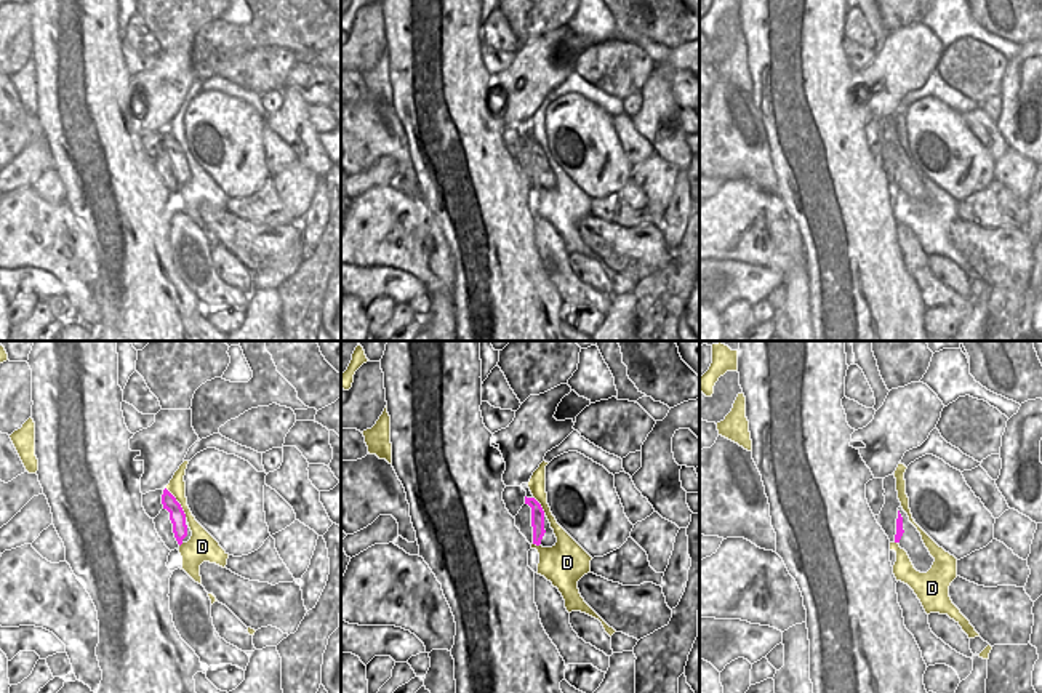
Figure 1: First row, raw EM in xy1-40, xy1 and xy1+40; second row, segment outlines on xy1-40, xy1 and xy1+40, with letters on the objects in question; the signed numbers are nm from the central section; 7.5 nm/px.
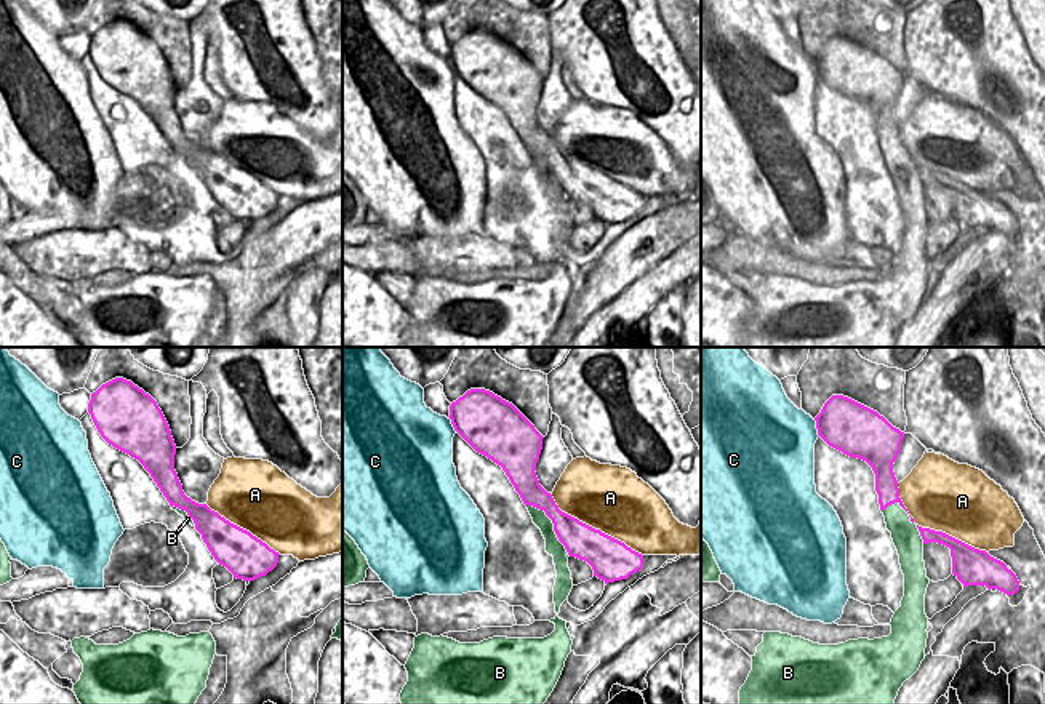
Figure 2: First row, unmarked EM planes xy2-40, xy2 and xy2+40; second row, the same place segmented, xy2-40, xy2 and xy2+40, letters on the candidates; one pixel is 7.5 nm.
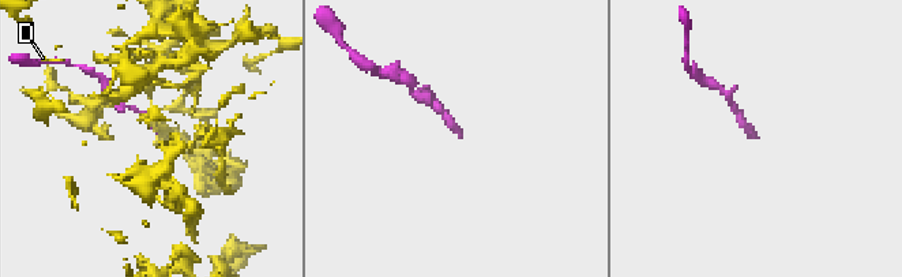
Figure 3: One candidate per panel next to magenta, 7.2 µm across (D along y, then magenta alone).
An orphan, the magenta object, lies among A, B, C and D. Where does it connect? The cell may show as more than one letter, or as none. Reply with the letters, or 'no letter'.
no letter

